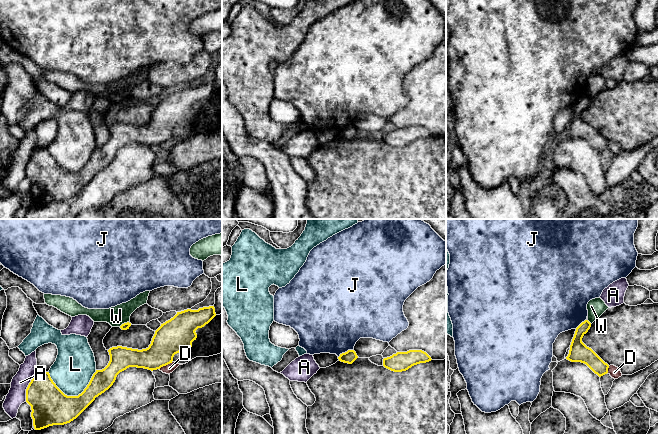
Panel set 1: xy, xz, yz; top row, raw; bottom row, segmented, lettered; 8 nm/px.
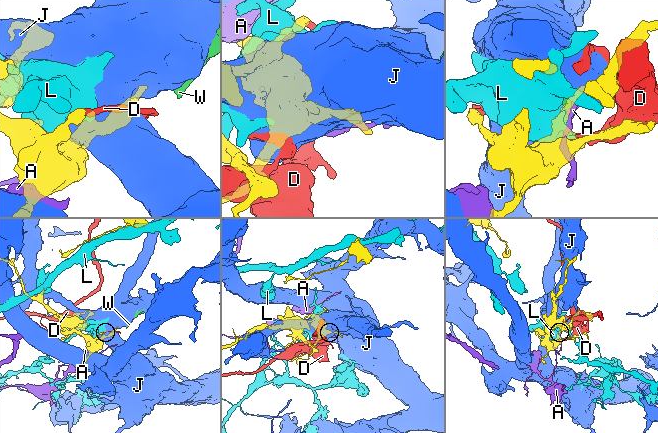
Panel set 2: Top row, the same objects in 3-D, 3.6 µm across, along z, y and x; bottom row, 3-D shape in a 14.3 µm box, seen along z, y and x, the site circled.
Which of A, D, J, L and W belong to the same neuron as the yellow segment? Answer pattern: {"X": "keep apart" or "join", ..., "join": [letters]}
{"A": "keep apart", "D": "keep apart", "J": "keep apart", "L": "keep apart", "W": "keep apart", "join": []}

